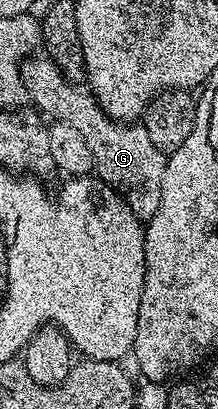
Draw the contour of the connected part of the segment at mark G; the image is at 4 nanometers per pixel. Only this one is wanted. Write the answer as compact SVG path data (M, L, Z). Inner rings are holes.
M32 54L22 61L23 90L40 113L69 122L85 138L93 154L94 175L108 184L133 210L140 222L151 220L161 206L161 182L165 178L167 156L149 139L139 122L120 122L105 114L86 87L69 82L45 54Z

